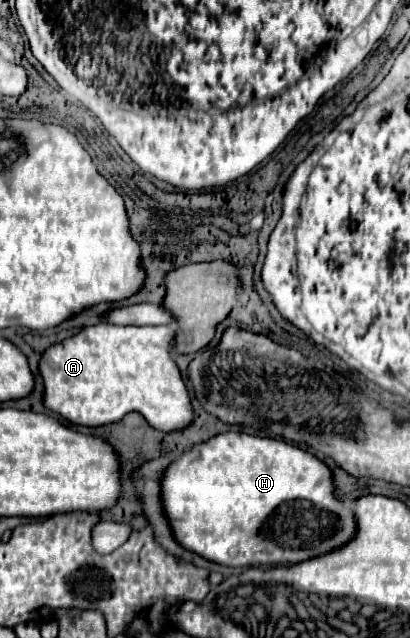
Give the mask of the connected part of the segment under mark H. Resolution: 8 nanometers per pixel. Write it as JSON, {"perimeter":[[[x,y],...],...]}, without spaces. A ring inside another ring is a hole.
{"perimeter":[[[248,433],[216,435],[210,441],[194,445],[194,449],[190,453],[184,453],[178,461],[172,461],[172,465],[162,475],[162,501],[164,501],[164,509],[172,523],[172,531],[176,535],[178,543],[210,561],[216,561],[216,563],[228,565],[228,567],[250,567],[250,565],[268,565],[268,563],[278,563],[278,565],[280,563],[290,563],[290,565],[302,563],[306,559],[314,559],[314,557],[326,555],[338,547],[344,547],[354,537],[354,531],[356,531],[354,511],[336,499],[332,471],[324,461],[320,461],[318,457],[314,457],[308,451],[302,451],[300,447],[296,447],[290,442],[268,439],[268,437],[254,437]]]}

